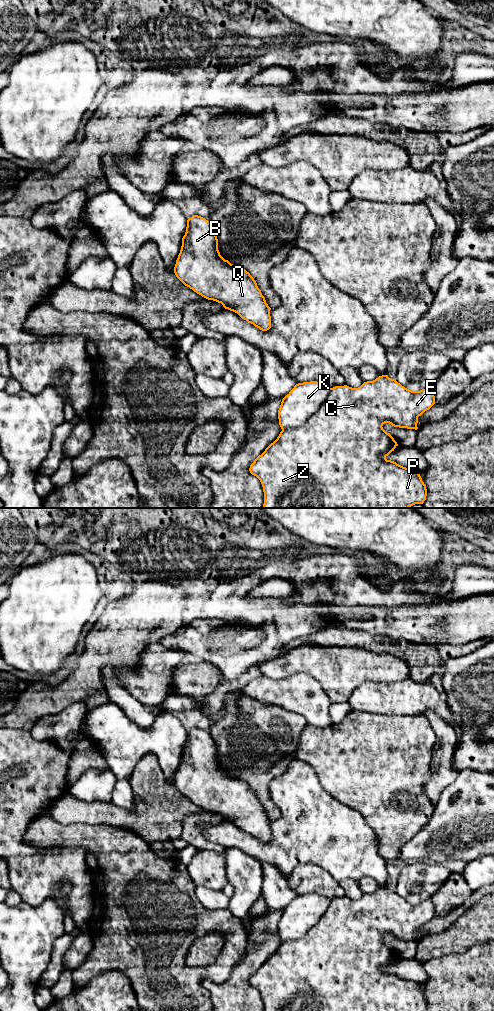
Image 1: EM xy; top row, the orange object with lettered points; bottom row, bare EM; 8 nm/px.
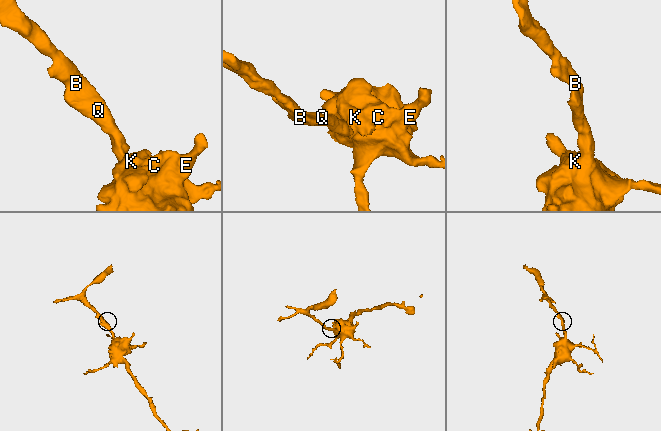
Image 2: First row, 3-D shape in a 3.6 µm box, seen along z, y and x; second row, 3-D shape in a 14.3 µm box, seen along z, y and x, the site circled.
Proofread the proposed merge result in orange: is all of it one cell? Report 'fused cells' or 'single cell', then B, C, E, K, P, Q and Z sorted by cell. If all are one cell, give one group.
fused cells | B C E P Q Z / K

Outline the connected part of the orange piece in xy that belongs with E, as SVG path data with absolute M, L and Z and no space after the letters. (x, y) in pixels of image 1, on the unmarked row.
M382 887L373 893L364 894L358 900L352 900L347 897L335 898L331 900L327 910L319 921L303 937L282 942L277 951L254 972L250 977L249 983L260 992L263 999L264 1011L426 1011L426 997L422 993L419 984L386 971L398 956L382 938L385 935L389 935L394 939L417 942L418 929L429 922L434 916L435 908L431 899L420 903L412 903L402 898L396 891L389 890L388 887Z

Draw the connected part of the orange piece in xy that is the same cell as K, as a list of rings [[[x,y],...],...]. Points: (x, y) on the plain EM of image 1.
[[[317,894],[298,895],[282,911],[278,922],[282,942],[303,937],[327,910],[331,900]]]

